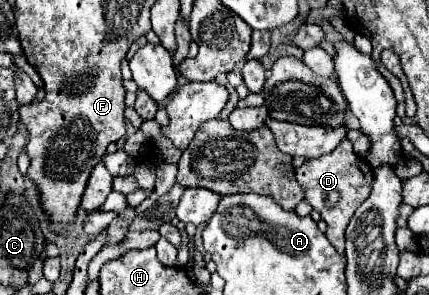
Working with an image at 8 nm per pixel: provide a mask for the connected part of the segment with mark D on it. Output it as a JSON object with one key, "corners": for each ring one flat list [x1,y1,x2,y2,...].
{"corners":[[343,139,339,147,319,159,305,161,299,169,295,169,295,177,305,191,305,201,321,213,321,219,327,223,327,239,337,249,339,255,345,251,345,229,355,213,355,209,369,197,373,185,373,169,367,165,363,157,353,151,349,139]]}

